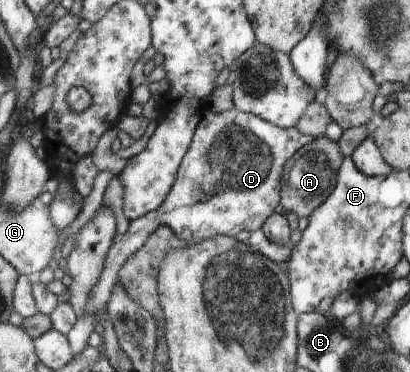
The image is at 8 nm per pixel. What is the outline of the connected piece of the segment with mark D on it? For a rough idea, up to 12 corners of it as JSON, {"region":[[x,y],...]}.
{"region":[[207,111],[168,201],[116,238],[68,337],[87,349],[120,272],[170,226],[192,244],[259,230],[311,140]]}

